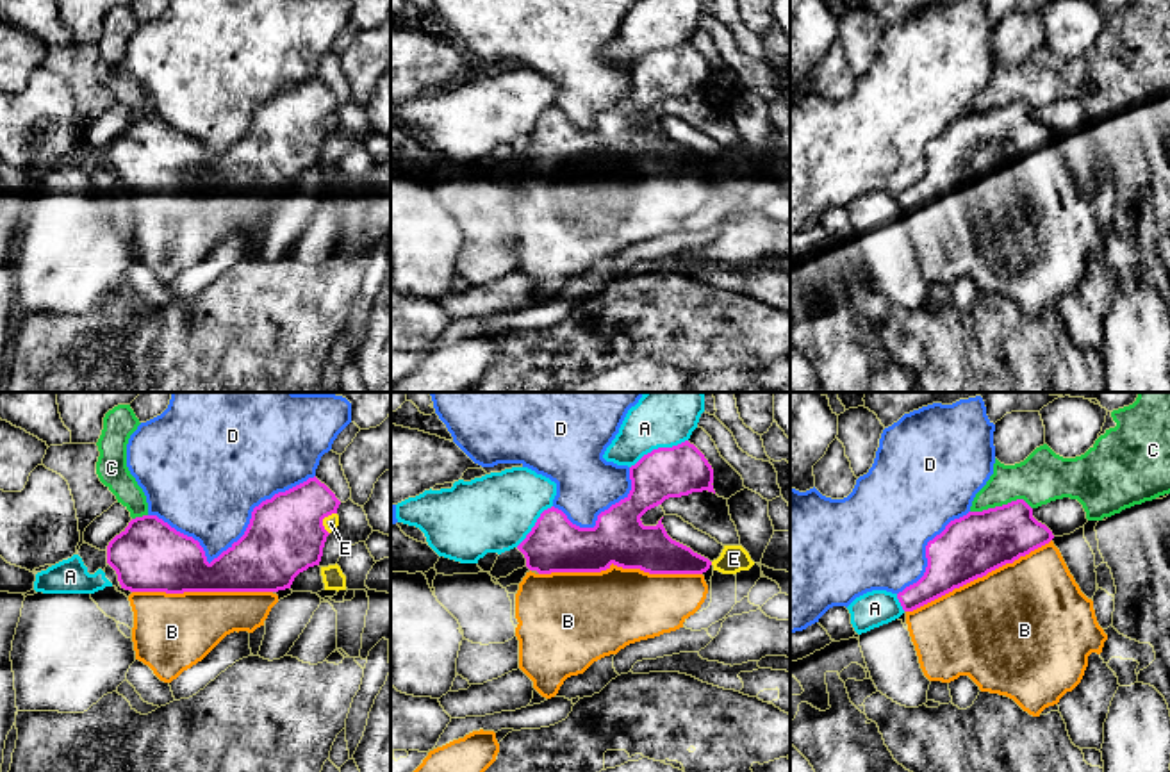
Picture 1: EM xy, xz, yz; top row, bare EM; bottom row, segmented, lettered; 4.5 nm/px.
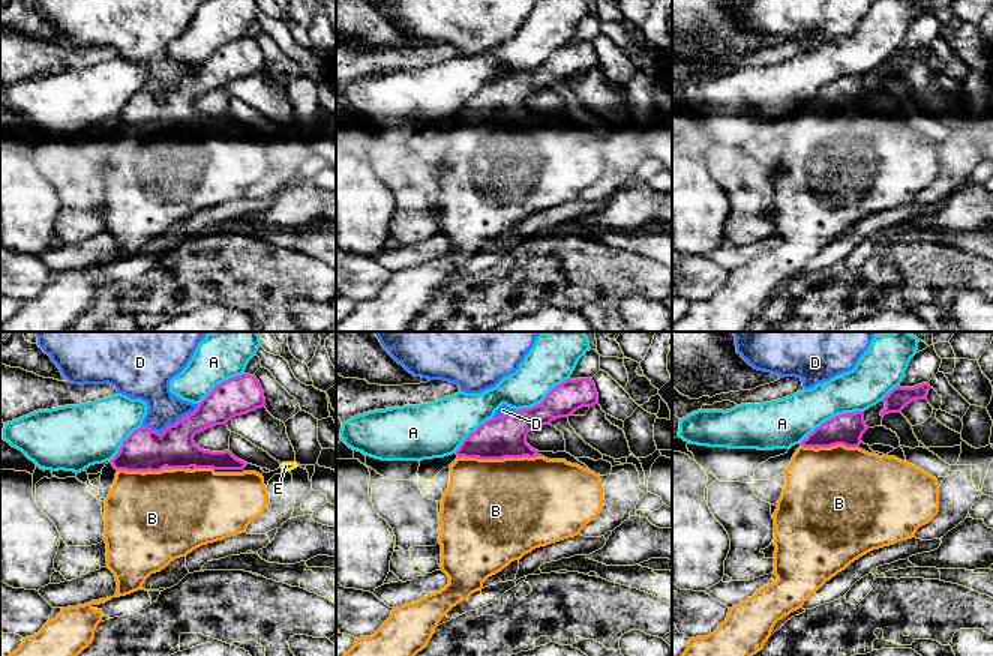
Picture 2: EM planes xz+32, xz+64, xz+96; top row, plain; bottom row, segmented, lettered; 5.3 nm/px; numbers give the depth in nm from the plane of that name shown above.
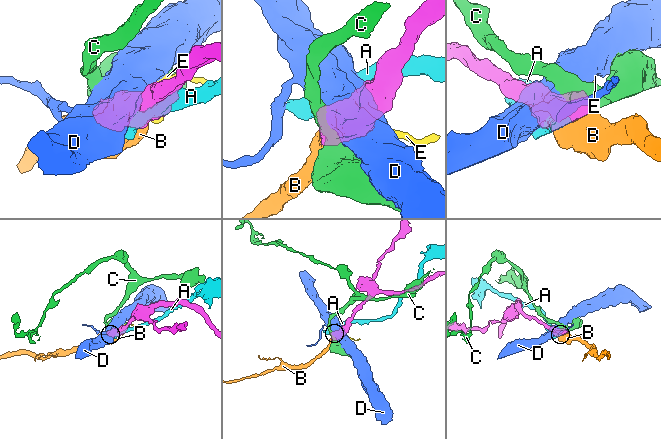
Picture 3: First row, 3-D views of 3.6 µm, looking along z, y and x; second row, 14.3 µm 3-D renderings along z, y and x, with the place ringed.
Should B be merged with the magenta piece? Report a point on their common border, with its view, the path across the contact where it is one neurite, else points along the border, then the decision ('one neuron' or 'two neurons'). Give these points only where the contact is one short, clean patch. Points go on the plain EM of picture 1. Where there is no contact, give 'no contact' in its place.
xz (621, 166) | one neuron

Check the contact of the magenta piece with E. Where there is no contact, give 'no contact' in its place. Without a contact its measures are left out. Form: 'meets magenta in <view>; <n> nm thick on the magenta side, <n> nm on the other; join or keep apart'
meets magenta in xy; 340 nm thick on the magenta side, 70 nm on the other; keep apart

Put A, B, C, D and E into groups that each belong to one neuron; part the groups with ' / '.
A / B / C / D / E

